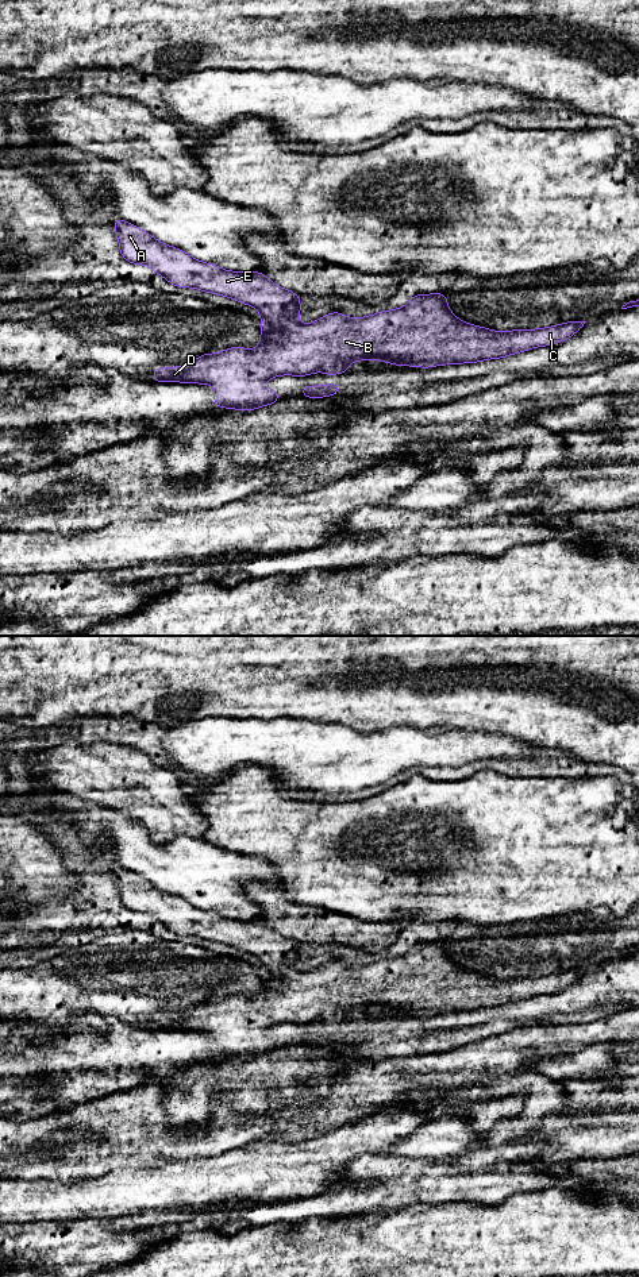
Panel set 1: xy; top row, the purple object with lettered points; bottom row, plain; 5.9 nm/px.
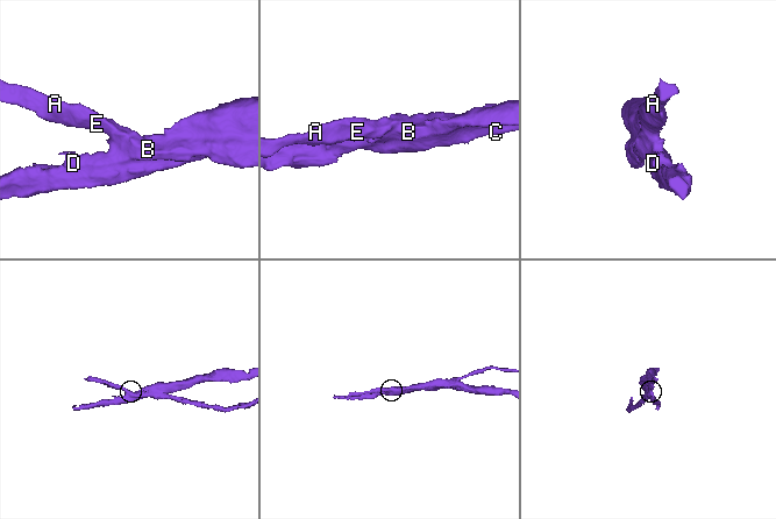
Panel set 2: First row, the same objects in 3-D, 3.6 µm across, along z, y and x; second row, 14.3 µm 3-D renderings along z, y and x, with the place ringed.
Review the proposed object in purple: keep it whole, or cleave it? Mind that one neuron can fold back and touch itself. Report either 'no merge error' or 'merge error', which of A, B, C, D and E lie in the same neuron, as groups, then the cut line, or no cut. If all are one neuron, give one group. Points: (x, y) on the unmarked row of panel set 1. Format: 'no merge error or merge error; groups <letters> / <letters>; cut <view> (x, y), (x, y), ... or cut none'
merge error; groups A E / B C D; cut xy (293, 964), (284, 965), (276, 973), (264, 971)

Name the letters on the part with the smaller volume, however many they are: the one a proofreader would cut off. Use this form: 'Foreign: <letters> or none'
Foreign: A, E

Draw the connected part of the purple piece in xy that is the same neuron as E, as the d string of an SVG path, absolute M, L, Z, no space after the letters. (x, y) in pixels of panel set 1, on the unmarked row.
M120 867L113 868L113 875L118 881L120 902L127 910L150 914L155 922L162 923L177 935L195 935L251 953L259 960L262 971L272 975L277 975L282 967L301 962L300 944L277 934L261 919L236 921L200 910L185 899L163 892L136 873Z

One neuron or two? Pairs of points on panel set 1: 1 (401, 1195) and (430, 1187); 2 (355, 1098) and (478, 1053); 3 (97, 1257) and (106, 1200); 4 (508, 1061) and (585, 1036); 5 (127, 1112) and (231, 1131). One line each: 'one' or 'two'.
1: one
2: one
3: two
4: one
5: one

